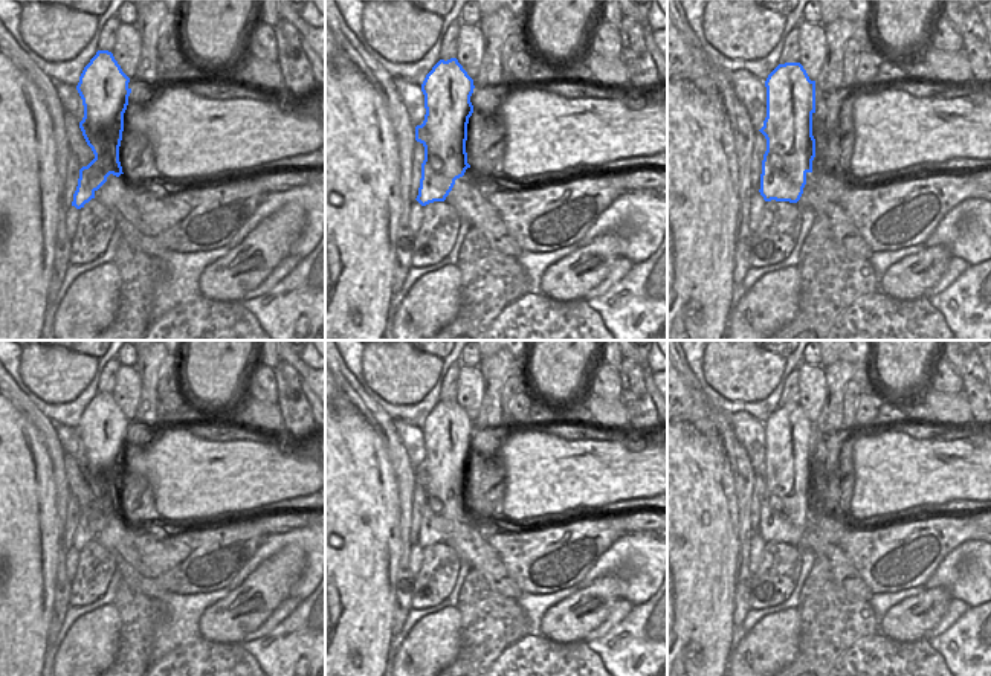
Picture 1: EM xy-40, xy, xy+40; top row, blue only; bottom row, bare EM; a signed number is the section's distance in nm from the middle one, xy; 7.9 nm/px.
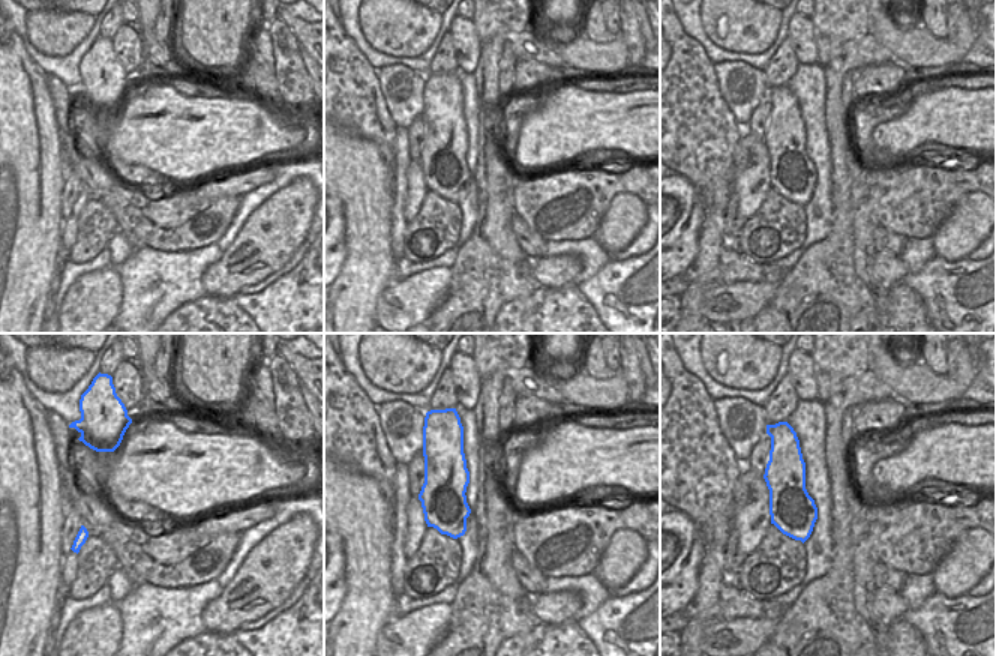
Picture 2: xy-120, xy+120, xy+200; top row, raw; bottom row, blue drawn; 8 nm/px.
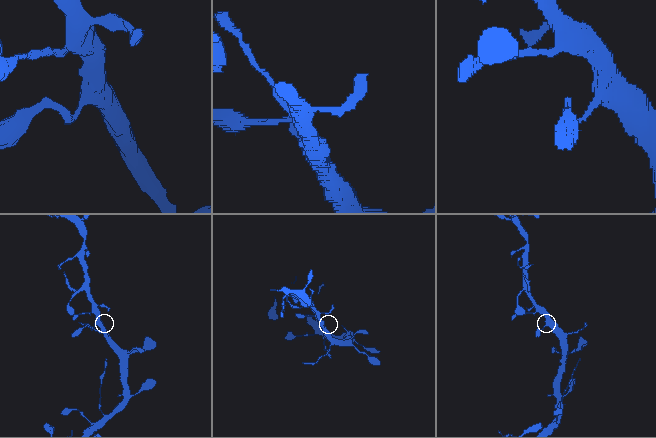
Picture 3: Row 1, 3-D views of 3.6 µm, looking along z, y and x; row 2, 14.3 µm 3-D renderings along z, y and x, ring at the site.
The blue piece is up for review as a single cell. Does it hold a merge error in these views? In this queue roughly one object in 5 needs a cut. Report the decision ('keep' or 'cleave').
keep

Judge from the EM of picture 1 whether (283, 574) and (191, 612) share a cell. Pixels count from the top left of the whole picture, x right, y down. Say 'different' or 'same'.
different

